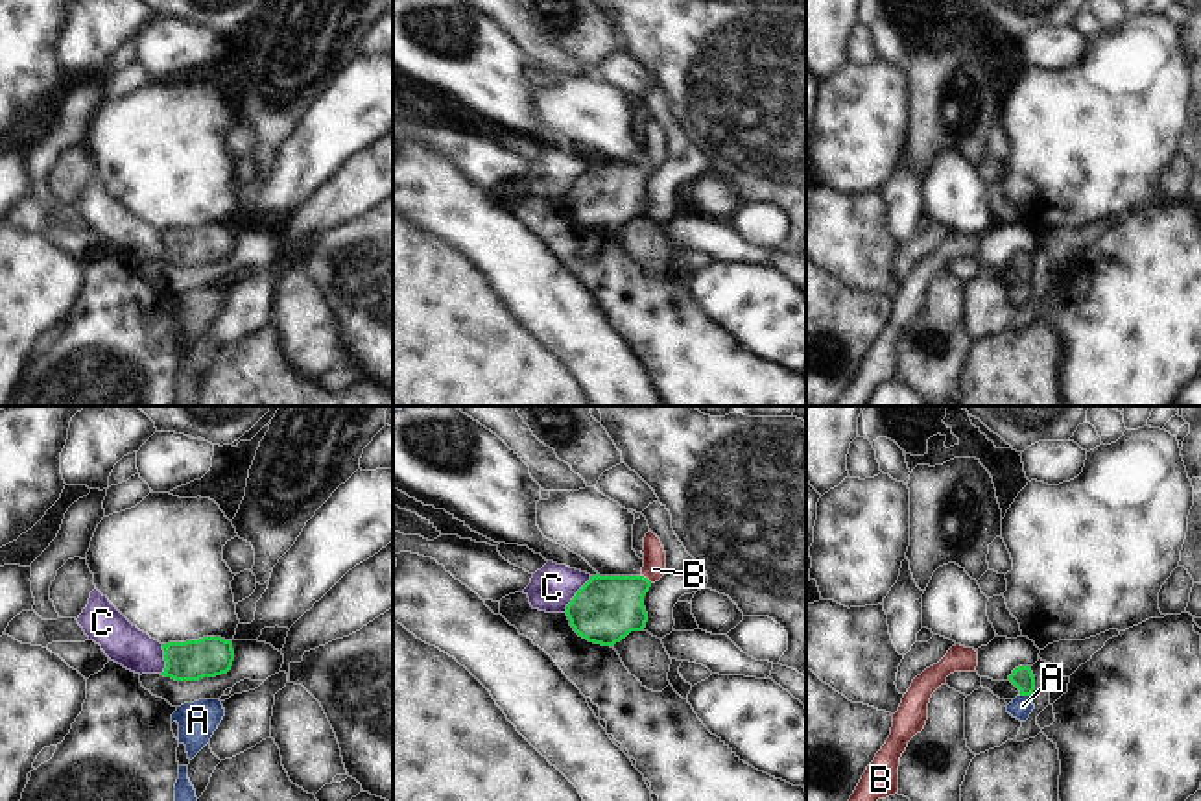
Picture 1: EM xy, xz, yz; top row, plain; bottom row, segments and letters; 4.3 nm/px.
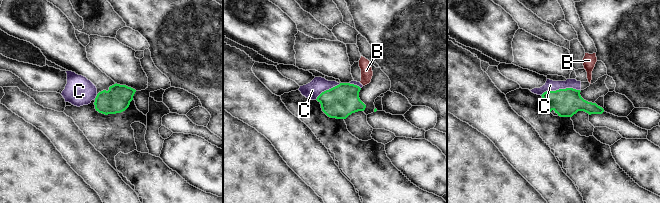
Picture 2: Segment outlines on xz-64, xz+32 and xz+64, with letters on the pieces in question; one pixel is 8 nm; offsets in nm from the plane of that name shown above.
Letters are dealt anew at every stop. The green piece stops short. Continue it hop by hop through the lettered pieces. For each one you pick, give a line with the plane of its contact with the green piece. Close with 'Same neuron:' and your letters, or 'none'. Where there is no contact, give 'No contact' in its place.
B: Touches green in xz
Same neuron: B

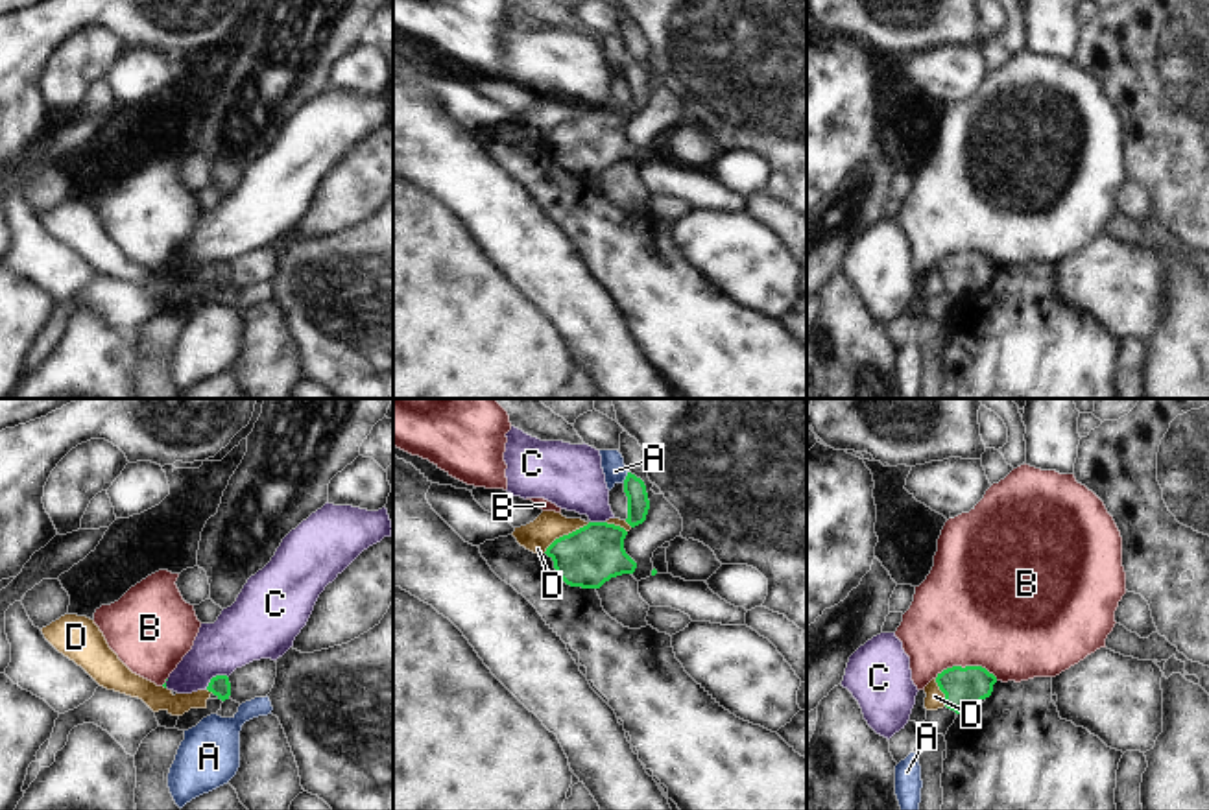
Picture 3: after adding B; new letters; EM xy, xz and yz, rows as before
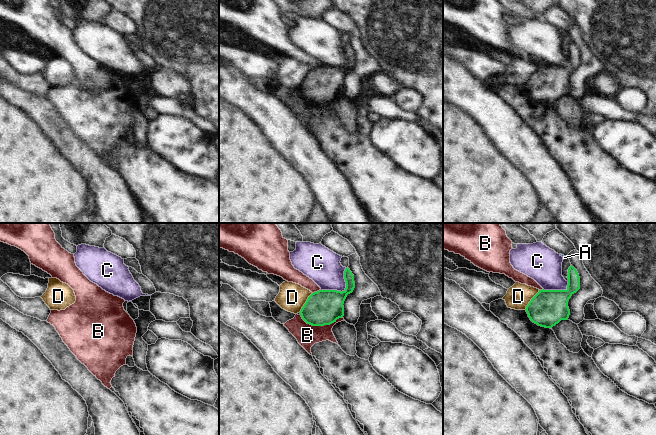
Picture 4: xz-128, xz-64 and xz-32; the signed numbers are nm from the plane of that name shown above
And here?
Same neuron: none

